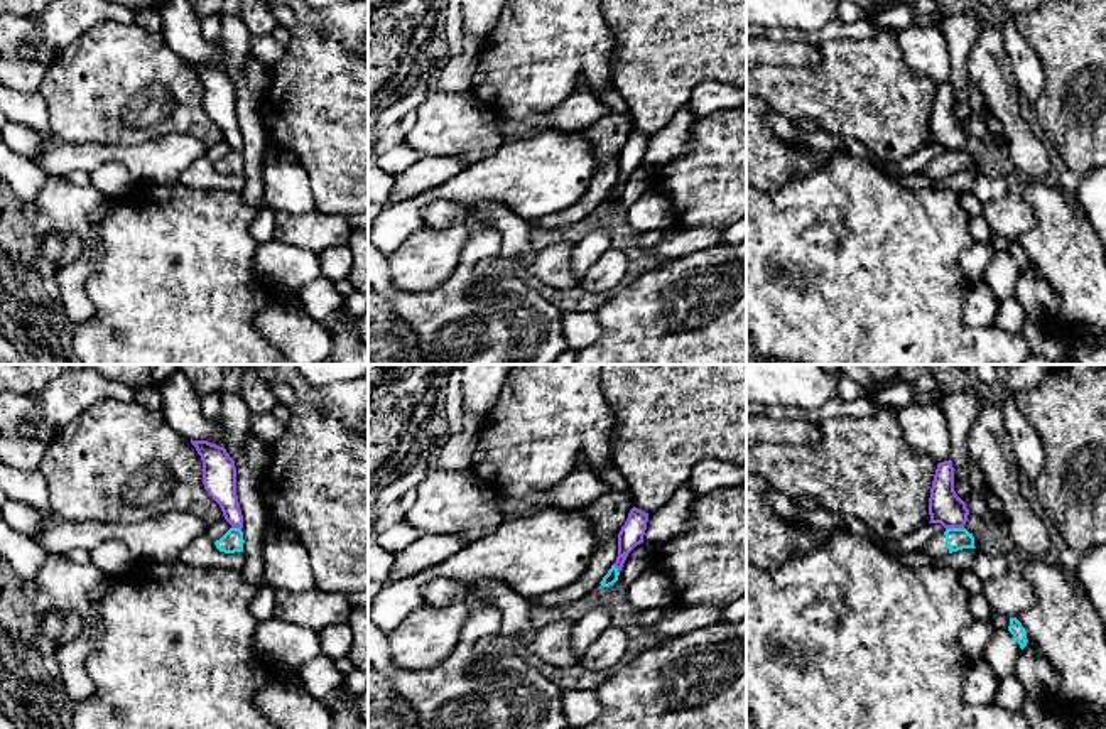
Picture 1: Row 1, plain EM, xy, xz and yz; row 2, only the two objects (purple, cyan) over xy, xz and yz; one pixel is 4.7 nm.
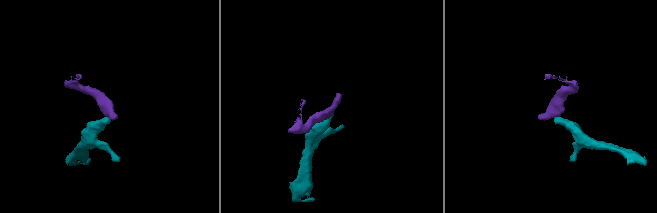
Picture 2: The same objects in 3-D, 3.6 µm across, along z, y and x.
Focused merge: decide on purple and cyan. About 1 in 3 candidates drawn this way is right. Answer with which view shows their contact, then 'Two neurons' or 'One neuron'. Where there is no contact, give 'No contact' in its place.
Touches purple in yz. Two neurons

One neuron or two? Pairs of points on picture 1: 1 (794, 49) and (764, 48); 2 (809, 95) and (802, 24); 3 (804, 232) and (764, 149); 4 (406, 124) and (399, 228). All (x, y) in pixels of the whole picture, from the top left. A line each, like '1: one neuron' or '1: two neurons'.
1: one neuron
2: two neurons
3: two neurons
4: two neurons

